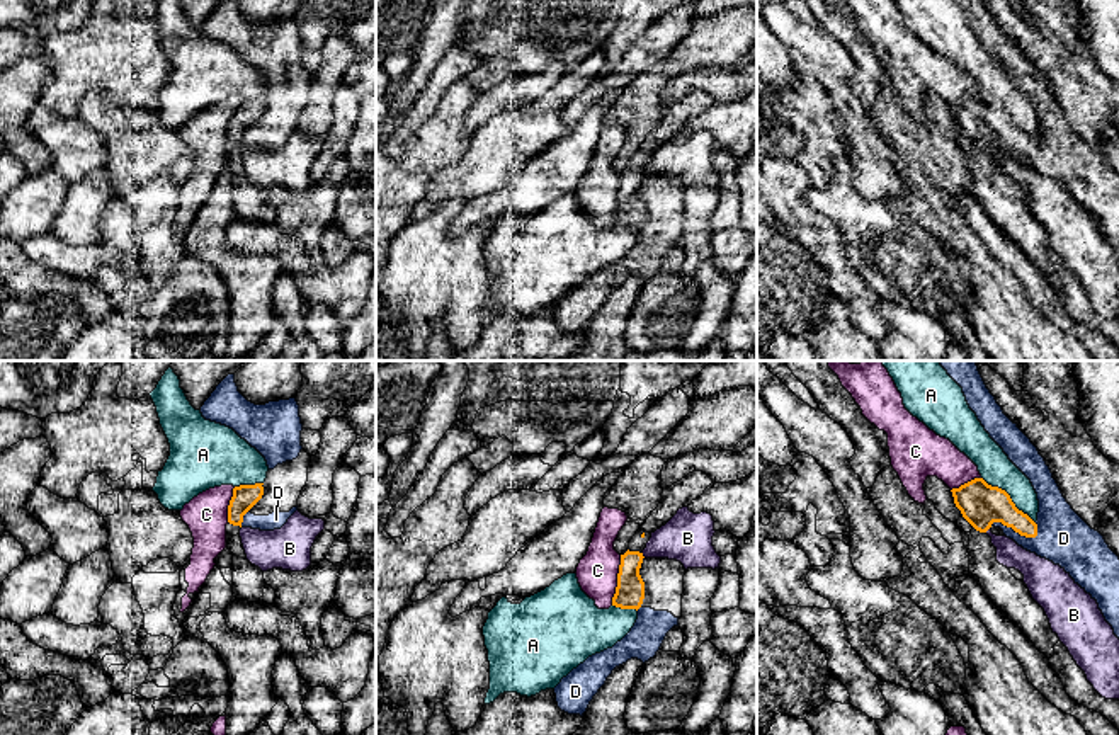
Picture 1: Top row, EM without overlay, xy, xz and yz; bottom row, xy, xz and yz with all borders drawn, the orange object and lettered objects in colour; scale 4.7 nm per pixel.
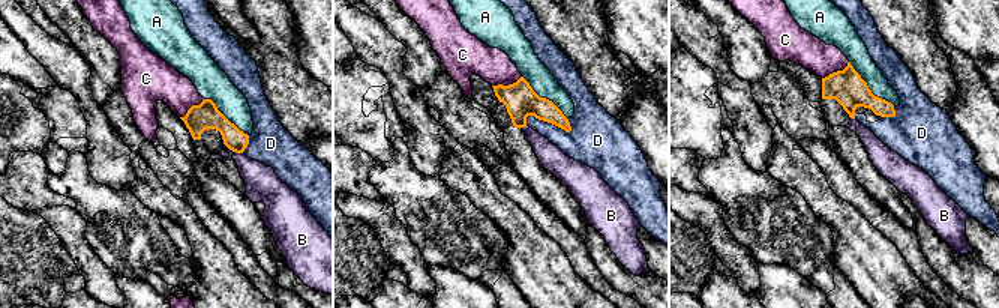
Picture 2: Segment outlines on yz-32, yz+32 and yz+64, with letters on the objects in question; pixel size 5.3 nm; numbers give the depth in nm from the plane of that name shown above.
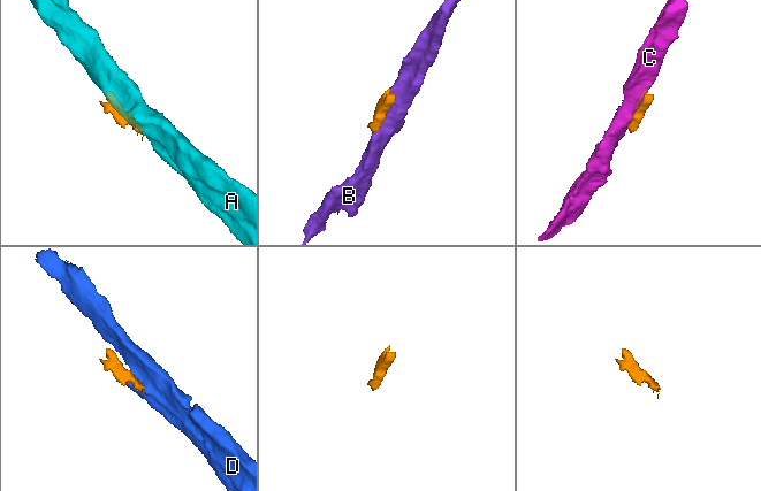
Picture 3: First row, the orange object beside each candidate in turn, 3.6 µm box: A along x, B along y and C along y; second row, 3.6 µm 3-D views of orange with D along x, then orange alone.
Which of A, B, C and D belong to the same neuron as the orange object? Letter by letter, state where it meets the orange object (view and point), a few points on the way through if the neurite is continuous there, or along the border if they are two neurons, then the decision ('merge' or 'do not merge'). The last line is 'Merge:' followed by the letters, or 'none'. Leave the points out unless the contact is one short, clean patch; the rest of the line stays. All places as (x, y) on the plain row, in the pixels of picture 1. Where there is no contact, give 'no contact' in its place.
A: meets orange in yz at (1009, 116); do not merge
B: meets orange in xz at (641, 174); do not merge
C: meets orange in xz at (618, 199); do not merge
D: meets orange in yz at (1014, 148); border along yz (990, 143), (1002, 142), (1021, 153), (1038, 153); do not merge
Merge: none

